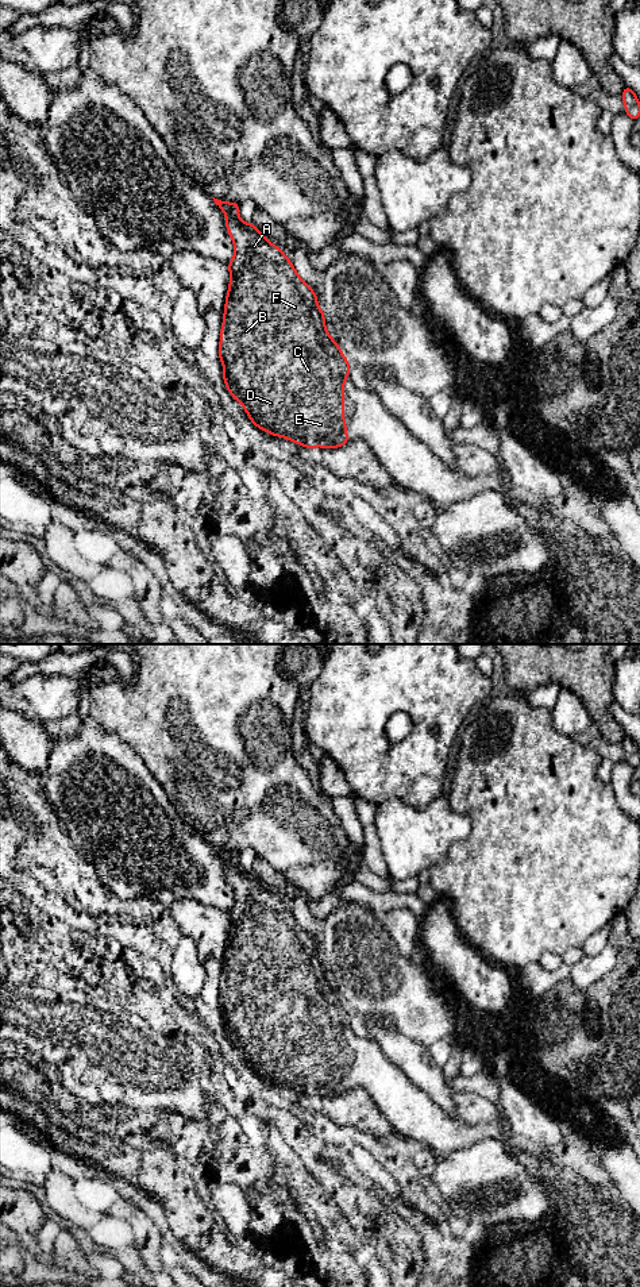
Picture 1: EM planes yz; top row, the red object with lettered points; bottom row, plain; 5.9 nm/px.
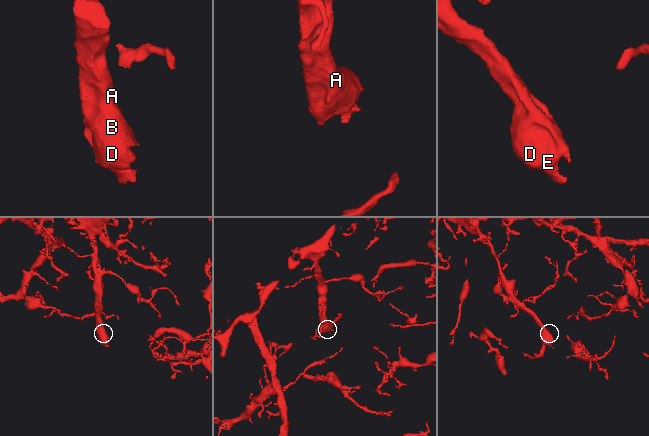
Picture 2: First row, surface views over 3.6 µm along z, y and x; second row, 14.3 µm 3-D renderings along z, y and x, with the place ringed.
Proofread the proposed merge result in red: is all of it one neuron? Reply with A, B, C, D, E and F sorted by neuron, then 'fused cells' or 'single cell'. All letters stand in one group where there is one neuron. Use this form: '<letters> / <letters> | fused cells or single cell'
A B C D E F | single cell

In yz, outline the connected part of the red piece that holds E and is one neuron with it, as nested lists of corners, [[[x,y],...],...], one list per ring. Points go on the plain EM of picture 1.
[[[212,847],[225,862],[227,881],[235,895],[234,906],[228,910],[230,935],[219,993],[227,1039],[244,1055],[251,1071],[273,1084],[285,1086],[305,1097],[344,1094],[350,1090],[344,1071],[344,1030],[350,1024],[350,1010],[327,980],[317,943],[297,922],[281,895],[270,891],[252,871],[244,871],[239,866],[239,851]]]

